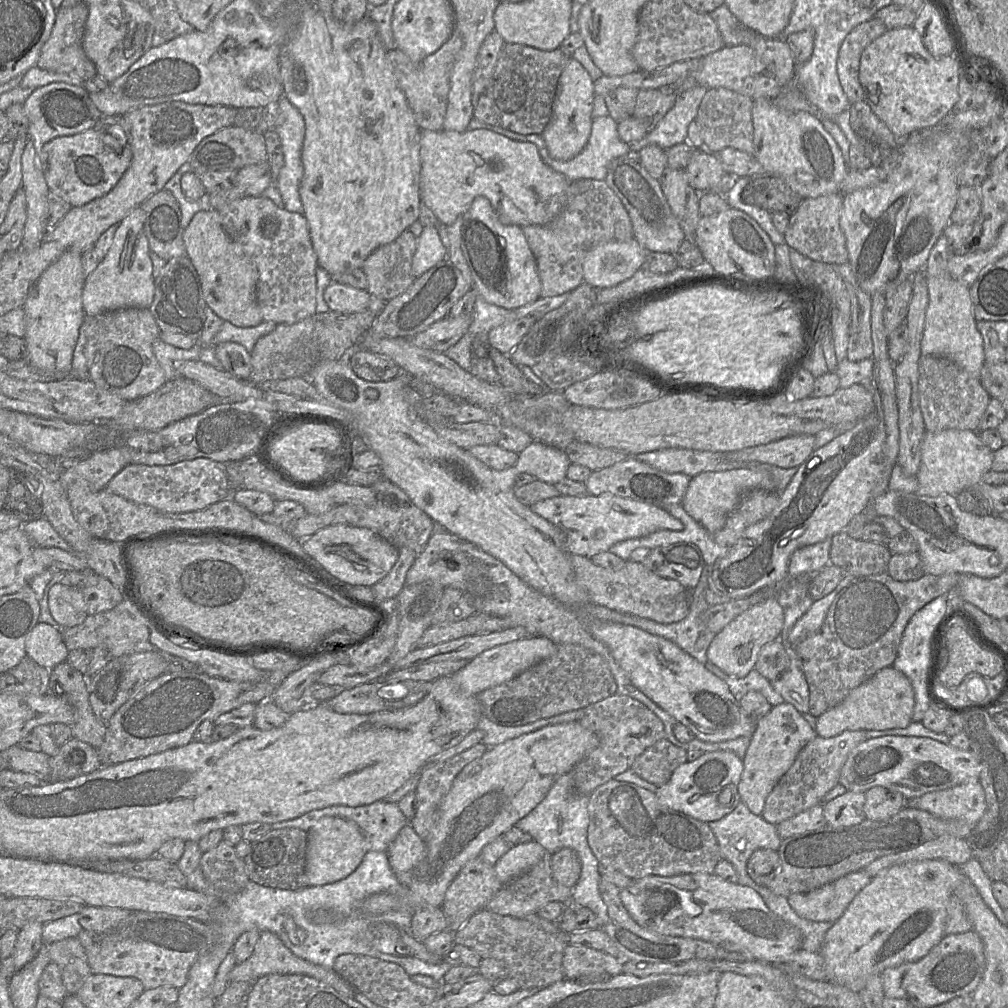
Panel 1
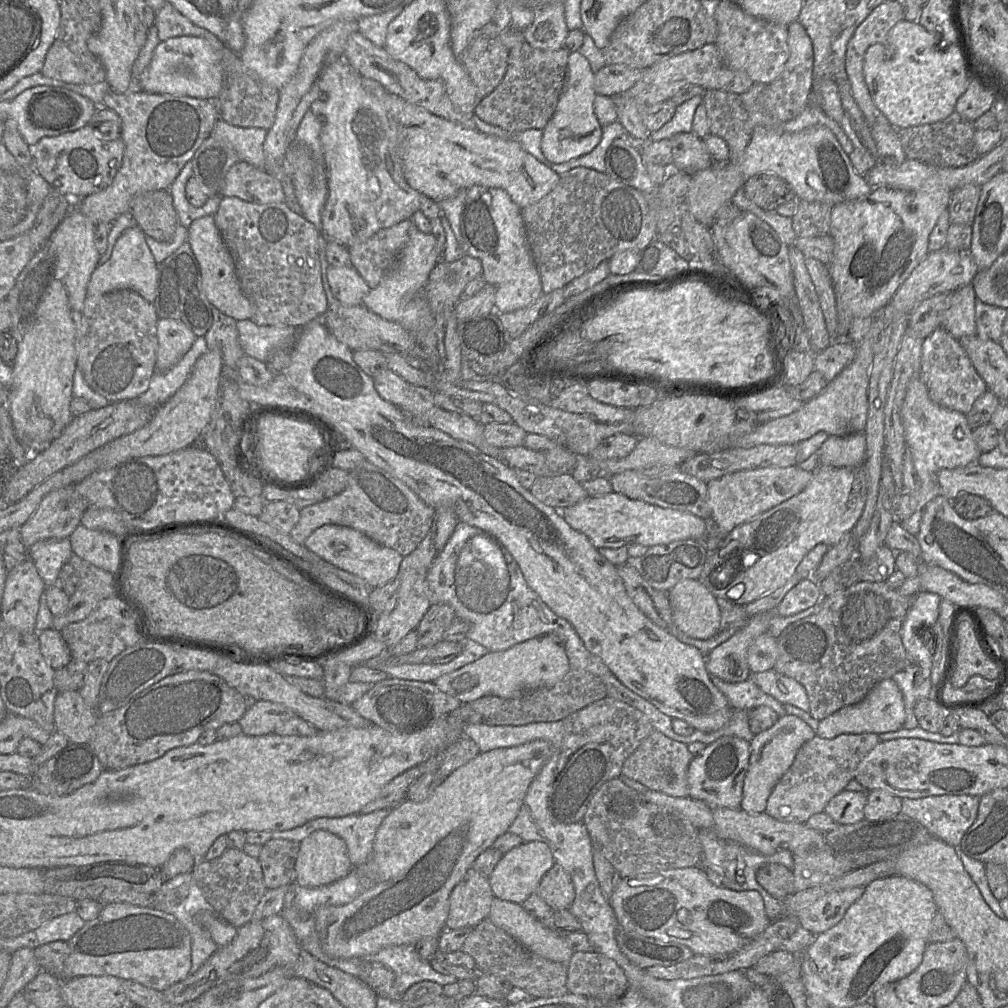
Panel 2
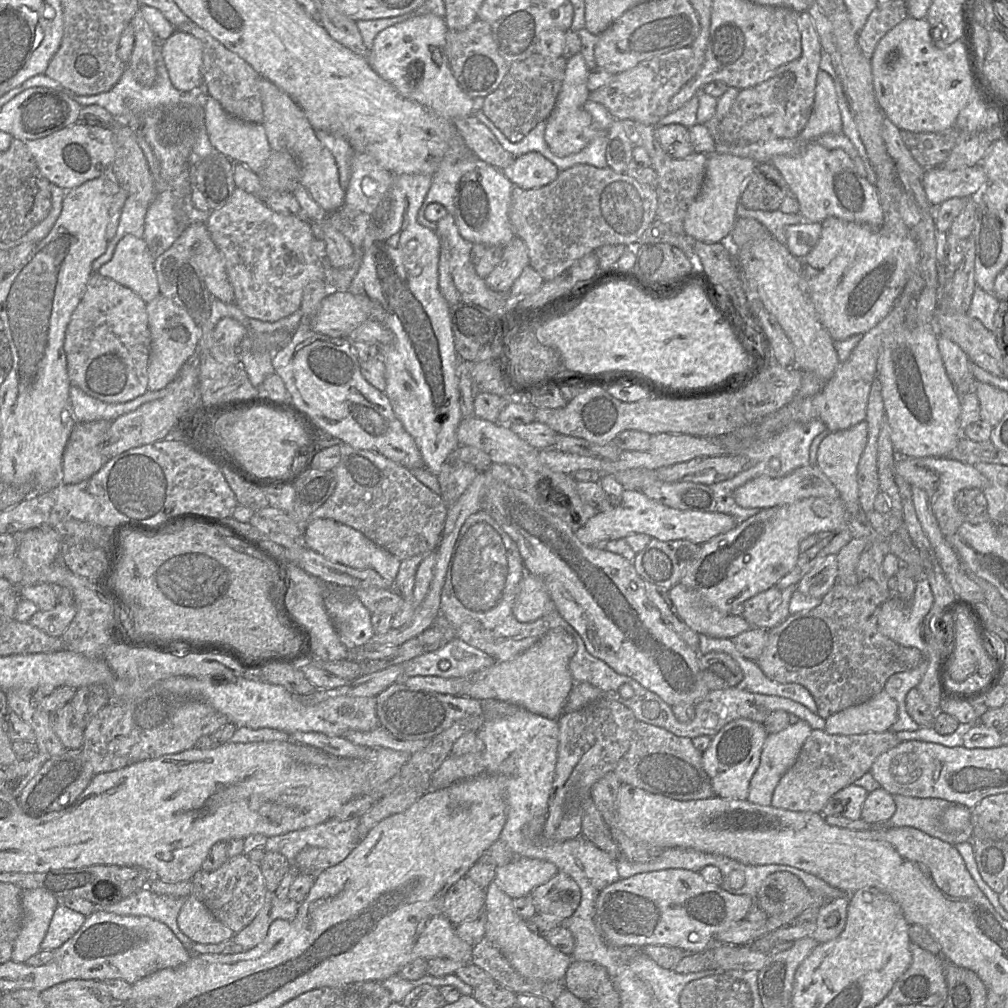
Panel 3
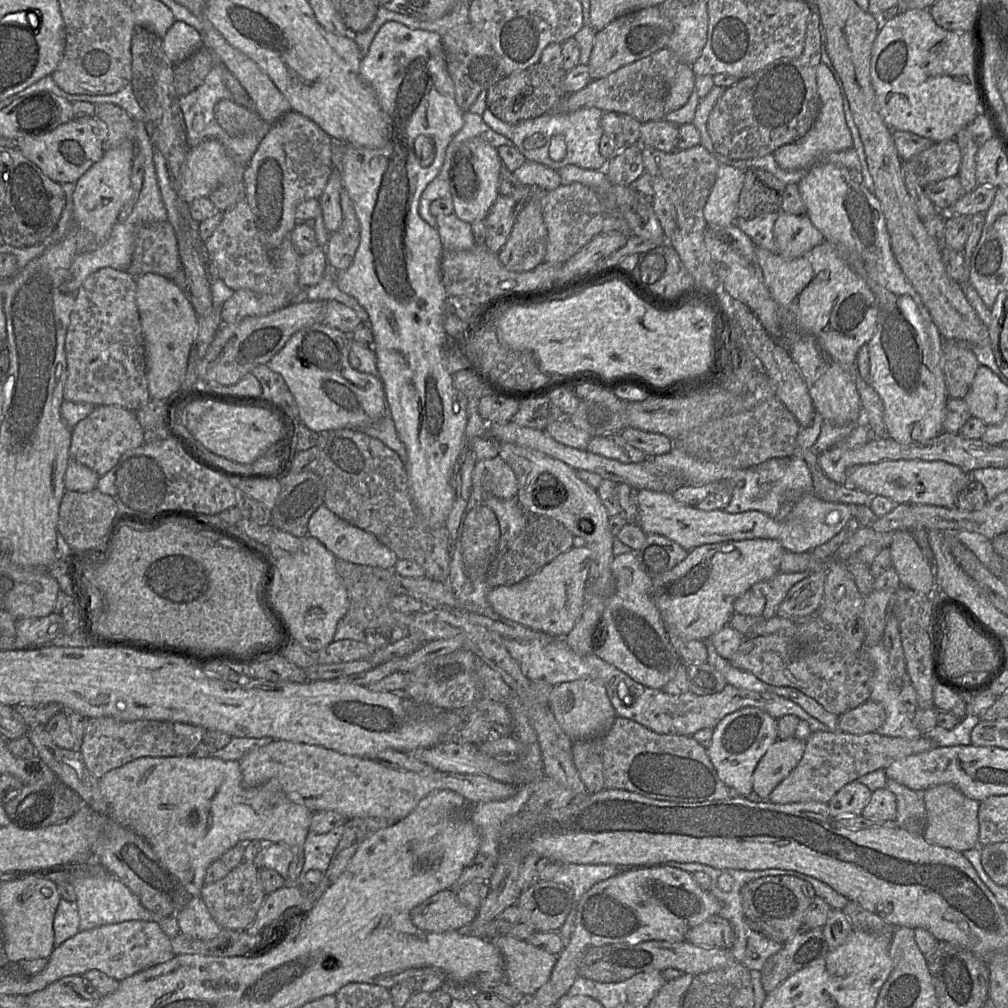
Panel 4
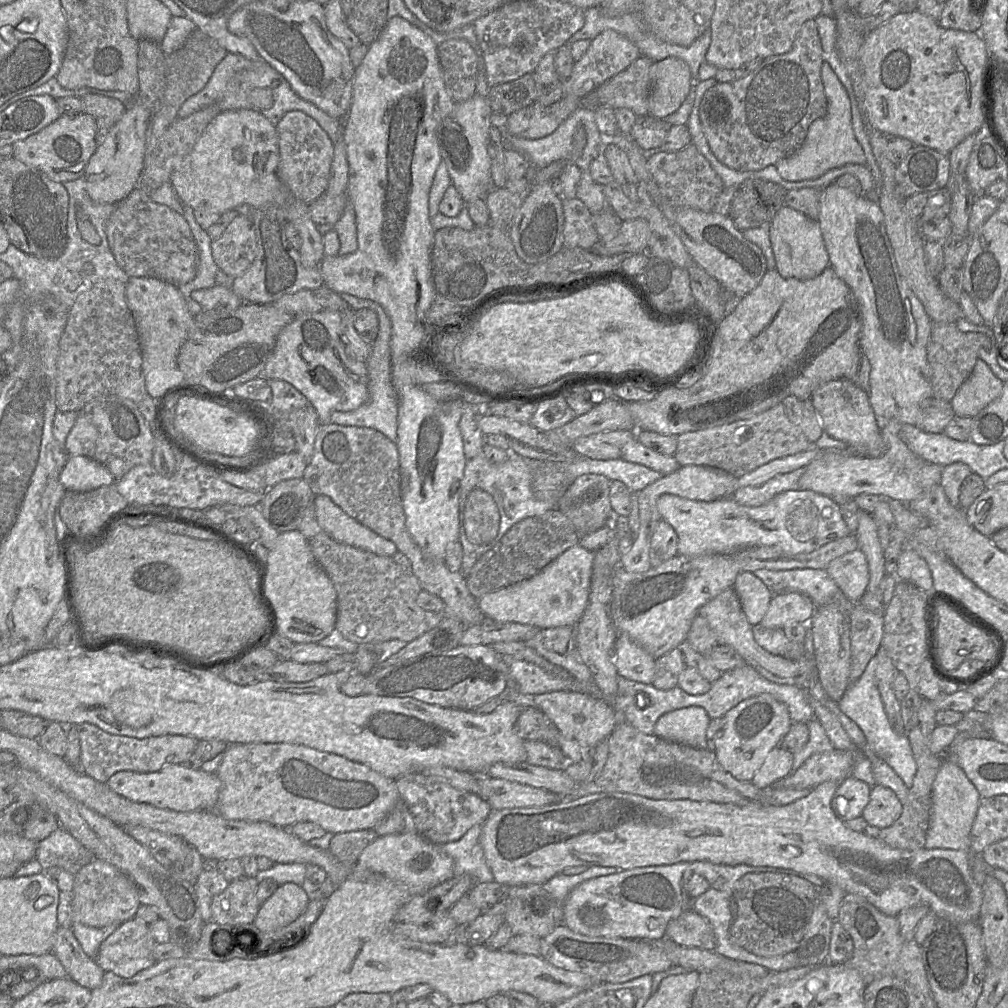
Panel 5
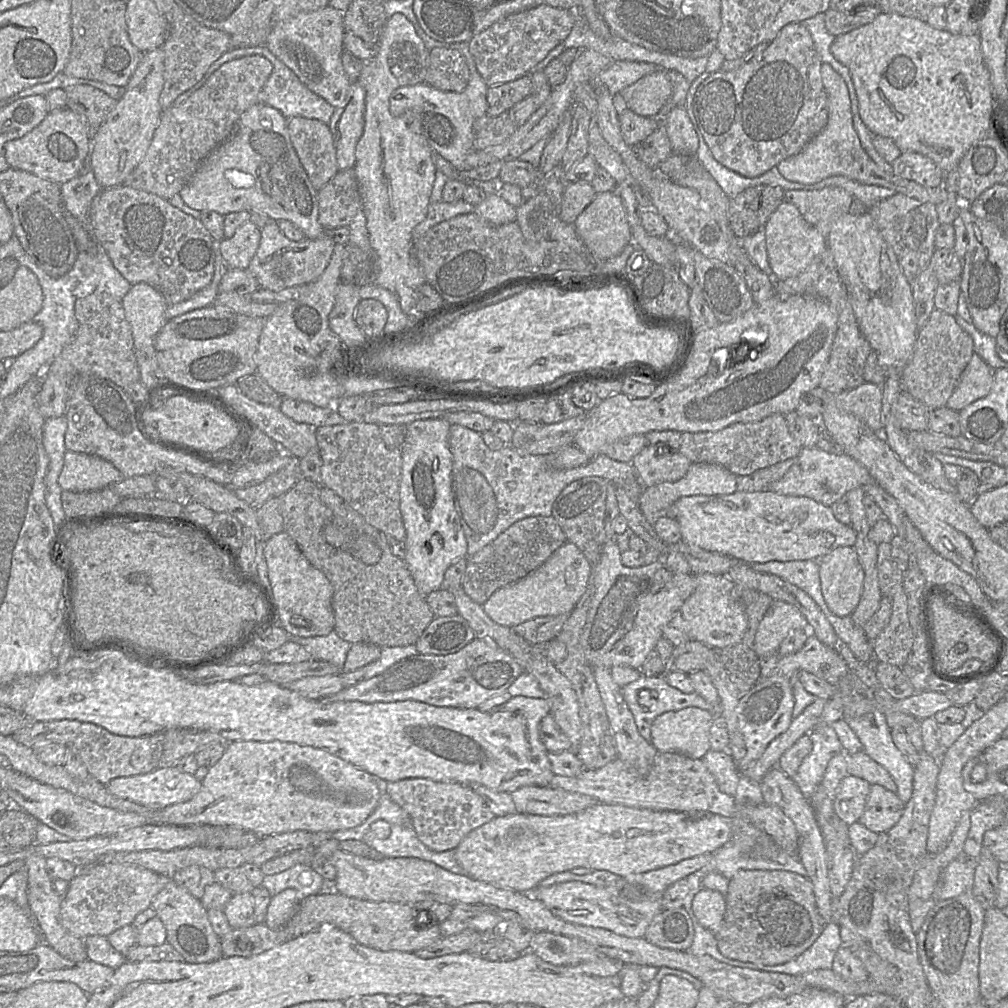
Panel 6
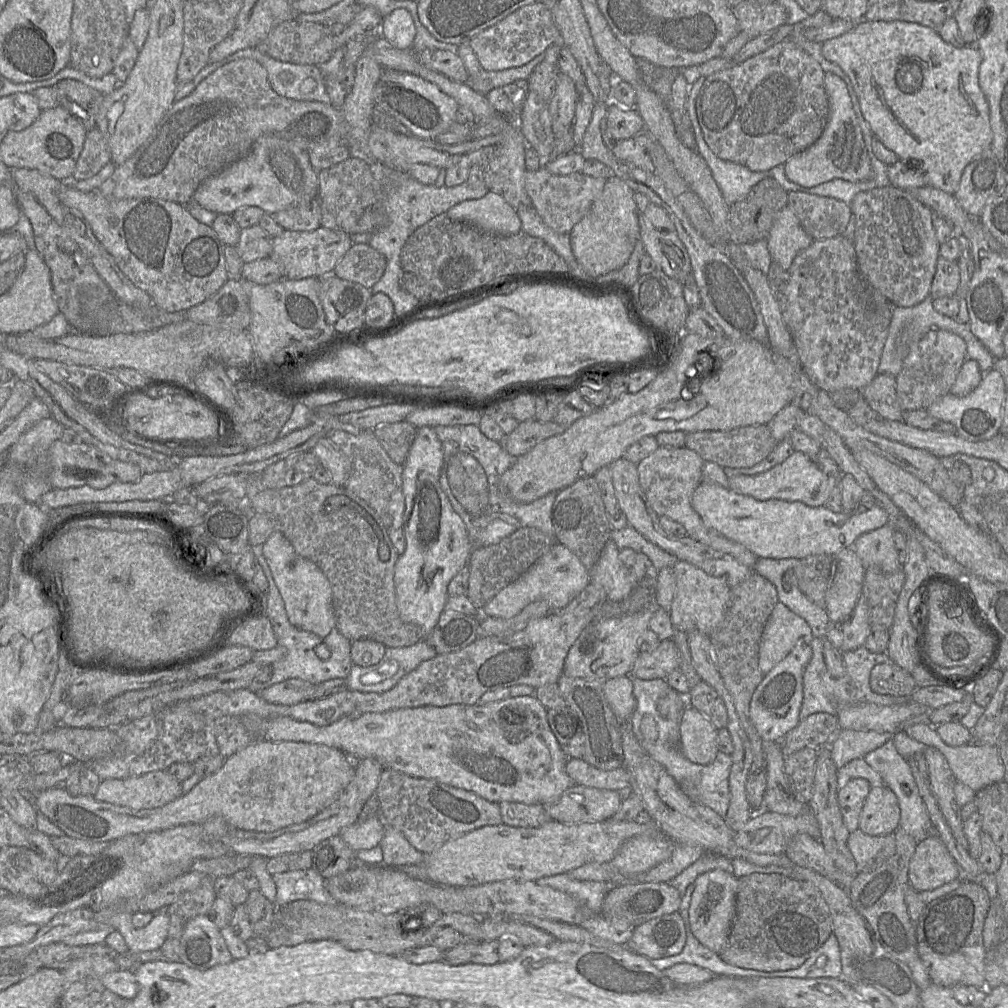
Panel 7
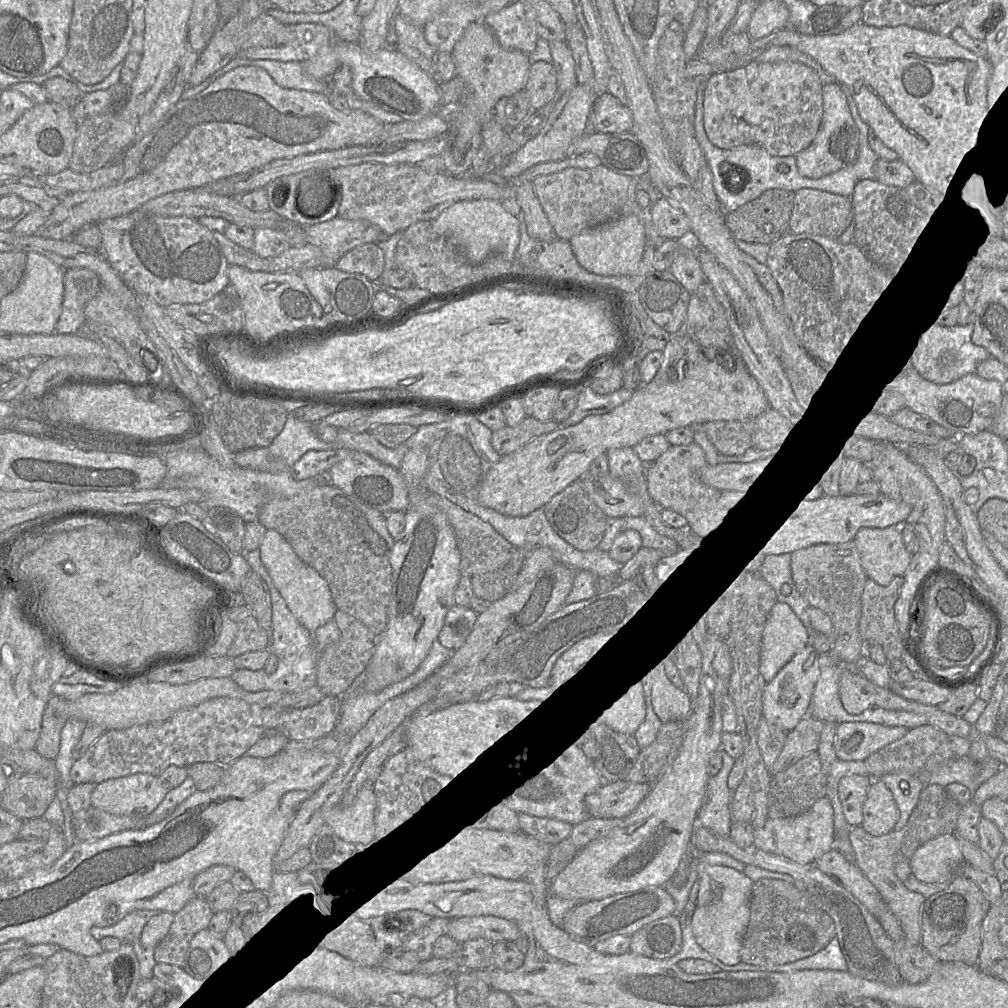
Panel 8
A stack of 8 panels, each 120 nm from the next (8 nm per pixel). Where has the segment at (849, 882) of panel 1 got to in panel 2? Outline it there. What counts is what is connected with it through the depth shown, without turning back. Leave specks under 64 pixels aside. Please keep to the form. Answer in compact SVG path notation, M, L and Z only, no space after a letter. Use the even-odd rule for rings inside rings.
M858 886L830 892L820 897L814 903L799 911L798 920L800 925L815 936L824 933L842 920L848 908L861 897L865 889L864 886Z

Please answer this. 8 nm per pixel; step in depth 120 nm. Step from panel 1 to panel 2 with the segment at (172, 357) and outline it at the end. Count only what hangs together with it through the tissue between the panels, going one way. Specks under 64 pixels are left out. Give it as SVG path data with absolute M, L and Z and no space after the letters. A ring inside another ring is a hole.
M196 337L190 350L177 364L165 372L155 372L147 391L131 400L153 408L162 405L186 382L197 359L207 350L205 337Z

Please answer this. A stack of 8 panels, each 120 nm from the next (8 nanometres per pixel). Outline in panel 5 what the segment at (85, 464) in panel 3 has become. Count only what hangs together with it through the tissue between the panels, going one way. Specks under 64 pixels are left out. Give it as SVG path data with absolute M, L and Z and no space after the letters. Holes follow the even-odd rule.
M115 395L99 396L78 411L77 419L66 439L70 455L83 455L103 464L115 480L137 465L151 463L154 449L152 430L137 404Z

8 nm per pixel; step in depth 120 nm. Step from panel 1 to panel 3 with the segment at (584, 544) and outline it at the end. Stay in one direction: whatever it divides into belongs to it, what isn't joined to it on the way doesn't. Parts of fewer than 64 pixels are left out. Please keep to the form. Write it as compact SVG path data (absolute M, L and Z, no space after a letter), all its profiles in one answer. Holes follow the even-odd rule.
M625 489L619 505L612 506L607 511L600 511L590 518L585 525L574 532L577 539L585 544L607 540L626 538L631 534L643 533L660 541L687 540L694 544L704 544L712 538L726 533L737 525L731 515L720 512L701 512L680 510L663 505L640 490Z

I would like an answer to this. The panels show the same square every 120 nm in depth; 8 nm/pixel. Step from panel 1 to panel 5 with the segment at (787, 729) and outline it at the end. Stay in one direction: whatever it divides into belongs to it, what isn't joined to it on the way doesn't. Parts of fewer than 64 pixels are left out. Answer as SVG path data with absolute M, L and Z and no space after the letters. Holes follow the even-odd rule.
M780 745L775 747L754 775L752 785L760 790L769 789L791 774L793 762L794 754Z

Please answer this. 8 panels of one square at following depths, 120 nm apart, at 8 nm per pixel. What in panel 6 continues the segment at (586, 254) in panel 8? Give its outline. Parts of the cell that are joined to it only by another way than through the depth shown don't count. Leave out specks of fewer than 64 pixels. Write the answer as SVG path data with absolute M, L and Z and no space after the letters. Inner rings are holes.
M618 191L596 194L593 201L578 216L574 227L588 251L601 259L617 256L625 246L632 242L626 209Z

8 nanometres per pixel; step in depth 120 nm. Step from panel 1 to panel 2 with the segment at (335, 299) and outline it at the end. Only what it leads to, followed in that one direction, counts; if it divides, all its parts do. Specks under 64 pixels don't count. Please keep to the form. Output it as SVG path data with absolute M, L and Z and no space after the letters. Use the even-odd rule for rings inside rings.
M328 266L327 279L333 296L343 306L362 304L369 286L353 266Z

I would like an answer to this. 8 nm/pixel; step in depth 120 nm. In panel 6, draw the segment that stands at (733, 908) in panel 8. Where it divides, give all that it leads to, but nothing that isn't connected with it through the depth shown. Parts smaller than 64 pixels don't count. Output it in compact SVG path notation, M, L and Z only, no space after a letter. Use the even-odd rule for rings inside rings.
M701 888L692 901L698 922L714 934L719 930L726 911L726 897L716 890Z

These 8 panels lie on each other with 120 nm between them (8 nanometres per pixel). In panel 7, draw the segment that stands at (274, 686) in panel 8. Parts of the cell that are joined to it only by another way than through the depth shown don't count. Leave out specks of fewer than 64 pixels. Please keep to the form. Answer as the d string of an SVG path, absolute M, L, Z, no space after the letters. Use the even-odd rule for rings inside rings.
M258 544L251 546L251 549L268 581L266 617L272 624L277 644L286 648L286 655L283 659L272 664L273 673L269 681L265 683L258 683L255 679L253 679L248 689L259 693L267 687L291 678L299 678L314 685L318 685L334 678L347 679L354 665L350 654L352 641L344 637L336 627L334 627L327 636L320 637L312 632L301 630L292 625L287 617L283 599L273 580L271 570L263 555L263 545ZM320 645L325 645L329 651L329 656L325 659L320 658L316 654L316 648Z

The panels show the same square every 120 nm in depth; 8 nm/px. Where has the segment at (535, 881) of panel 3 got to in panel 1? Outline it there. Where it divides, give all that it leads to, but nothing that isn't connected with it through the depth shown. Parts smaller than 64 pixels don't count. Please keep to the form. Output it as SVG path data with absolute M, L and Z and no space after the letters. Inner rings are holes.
M534 840L511 846L494 866L501 886L528 872L546 854L545 848Z

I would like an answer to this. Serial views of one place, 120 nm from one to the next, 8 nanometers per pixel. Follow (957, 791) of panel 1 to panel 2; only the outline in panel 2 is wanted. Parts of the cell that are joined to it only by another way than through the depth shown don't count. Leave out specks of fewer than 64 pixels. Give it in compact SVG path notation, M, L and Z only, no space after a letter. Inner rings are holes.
M934 795L917 799L902 799L901 813L921 823L932 836L958 847L963 836L974 823L980 797L972 795Z

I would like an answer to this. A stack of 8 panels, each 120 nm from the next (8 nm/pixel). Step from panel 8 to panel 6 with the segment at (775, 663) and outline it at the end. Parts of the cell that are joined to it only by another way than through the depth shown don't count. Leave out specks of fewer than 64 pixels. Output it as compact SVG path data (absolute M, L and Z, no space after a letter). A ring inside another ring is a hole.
M774 600L761 620L756 635L754 650L759 659L769 658L775 654L782 641L794 630L808 630L810 624L795 606Z

